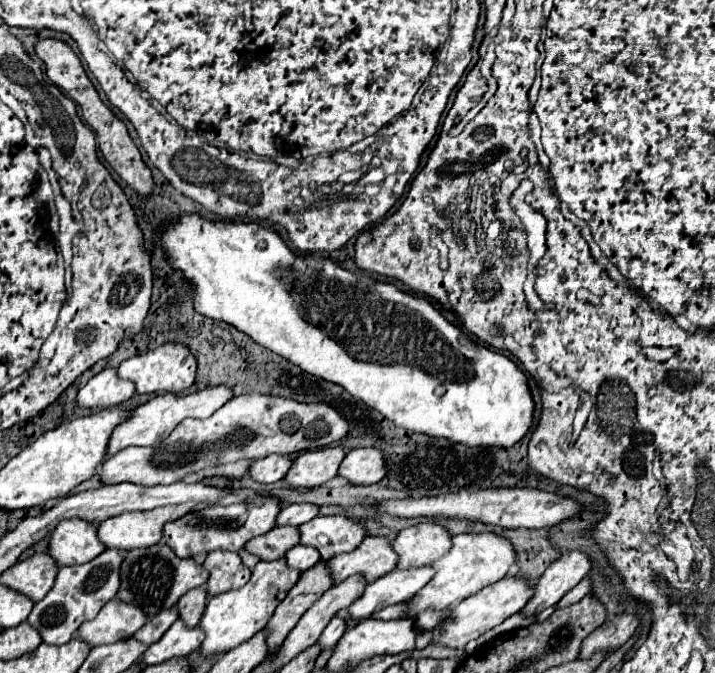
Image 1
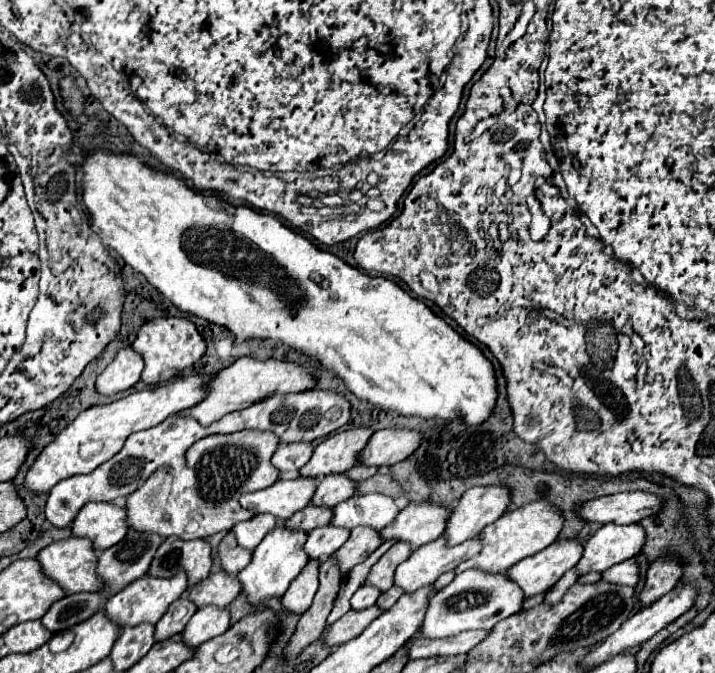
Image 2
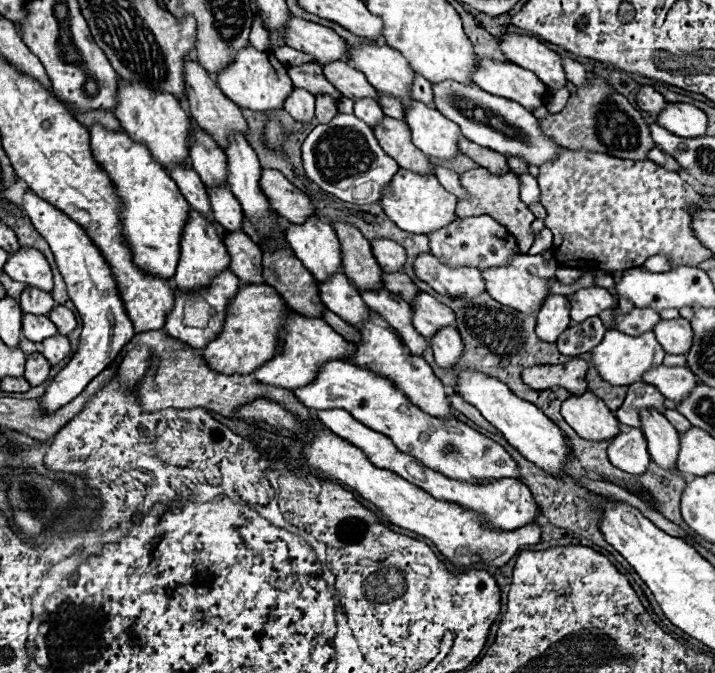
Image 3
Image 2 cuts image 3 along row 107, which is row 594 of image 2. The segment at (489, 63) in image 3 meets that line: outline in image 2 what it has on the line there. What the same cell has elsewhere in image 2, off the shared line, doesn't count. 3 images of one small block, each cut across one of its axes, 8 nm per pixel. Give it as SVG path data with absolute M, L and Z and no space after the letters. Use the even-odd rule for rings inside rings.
M558 540L542 552L510 566L506 576L522 588L524 598L532 598L548 592L562 578L562 574L578 562L580 556L582 544L578 540Z

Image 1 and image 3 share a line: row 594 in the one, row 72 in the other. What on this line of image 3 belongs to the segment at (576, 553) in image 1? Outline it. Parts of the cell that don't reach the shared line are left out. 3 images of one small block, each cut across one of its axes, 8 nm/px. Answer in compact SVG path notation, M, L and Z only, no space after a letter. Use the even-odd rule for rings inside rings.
M508 34L508 36L498 36L496 40L500 44L502 54L512 64L534 72L548 88L564 88L568 84L568 80L562 72L560 56L556 52L548 50L536 38Z

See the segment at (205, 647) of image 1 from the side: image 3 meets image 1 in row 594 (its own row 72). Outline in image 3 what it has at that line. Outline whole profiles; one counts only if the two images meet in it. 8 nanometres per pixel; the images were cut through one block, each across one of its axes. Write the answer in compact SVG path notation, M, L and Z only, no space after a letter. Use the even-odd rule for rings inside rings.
M252 46L242 48L242 52L238 52L234 56L234 60L222 68L222 72L218 72L214 76L216 84L220 86L220 90L240 108L248 108L248 110L258 110L258 112L268 112L268 110L282 110L282 104L286 100L286 96L292 92L292 84L290 78L286 74L286 66L282 62L276 60L276 56L272 52L258 52Z

